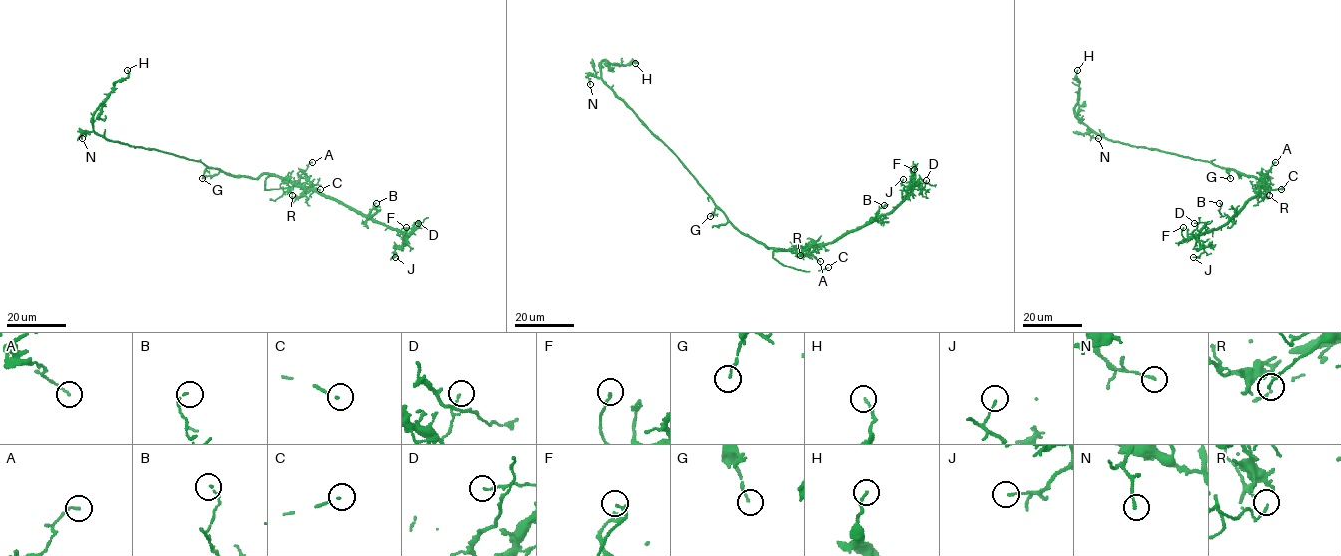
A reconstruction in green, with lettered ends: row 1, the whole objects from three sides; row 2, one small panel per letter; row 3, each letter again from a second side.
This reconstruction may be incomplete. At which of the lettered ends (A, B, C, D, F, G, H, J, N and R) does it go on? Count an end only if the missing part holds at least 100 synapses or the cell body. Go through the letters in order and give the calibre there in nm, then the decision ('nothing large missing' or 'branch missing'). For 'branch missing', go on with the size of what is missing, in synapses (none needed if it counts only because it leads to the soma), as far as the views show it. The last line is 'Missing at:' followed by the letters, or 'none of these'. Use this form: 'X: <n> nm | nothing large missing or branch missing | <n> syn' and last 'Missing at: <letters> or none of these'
A: 110 nm | nothing large missing
B: 100 nm | nothing large missing
C: 100 nm | branch missing
D: 100 nm | nothing large missing
F: 150 nm | nothing large missing
G: 110 nm | nothing large missing
H: 140 nm | nothing large missing
J: 110 nm | nothing large missing
N: 120 nm | nothing large missing
R: 110 nm | nothing large missing
Missing at: C

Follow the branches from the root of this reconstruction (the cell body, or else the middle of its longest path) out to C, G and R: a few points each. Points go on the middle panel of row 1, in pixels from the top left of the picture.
C: (725, 216), (742, 233), (775, 248), (773, 257), (784, 265), (805, 271), (828, 267)
G: (725, 216), (716, 207), (710, 216)
R: (725, 216), (740, 231), (769, 248), (804, 249), (813, 241), (800, 255)

